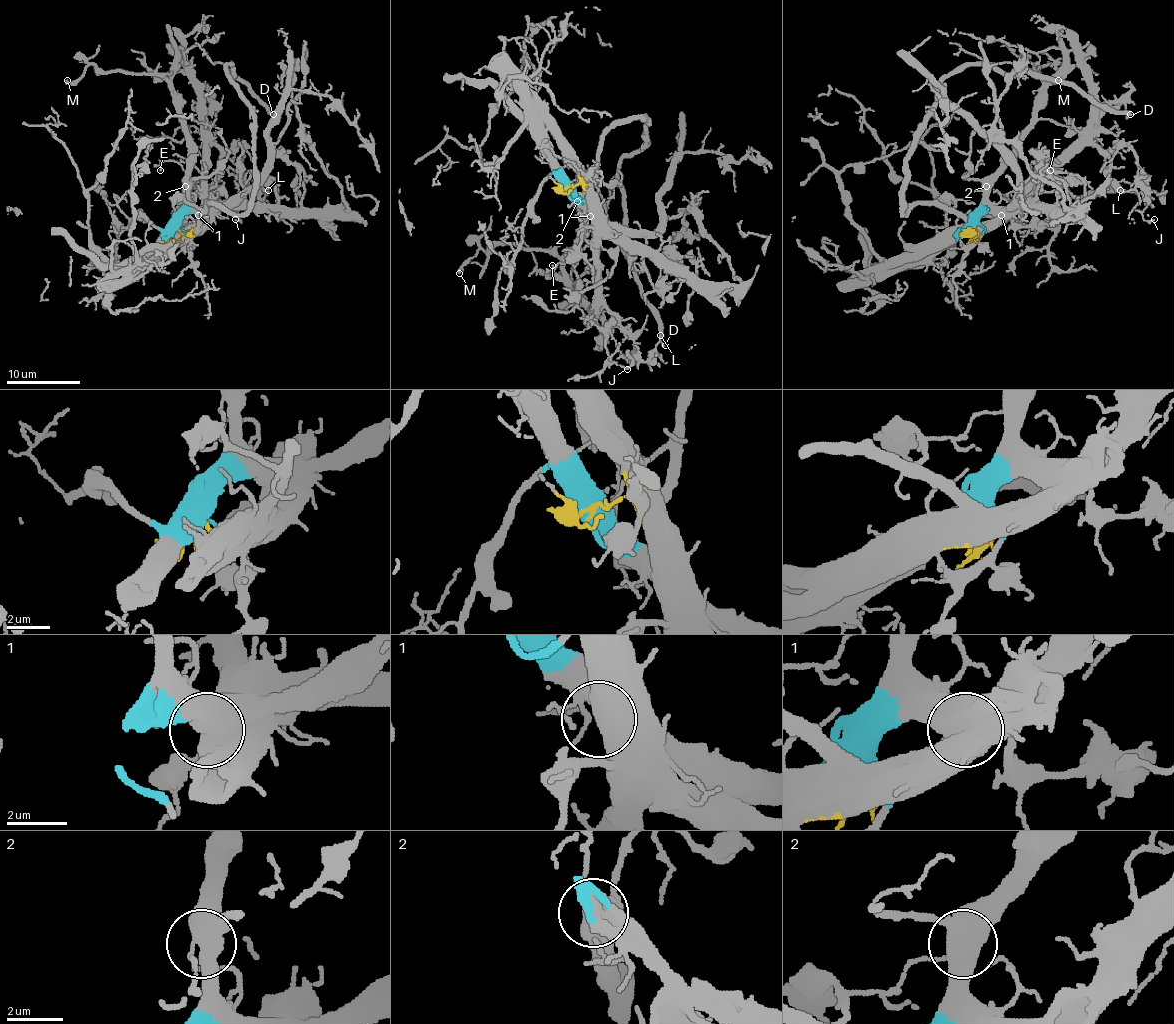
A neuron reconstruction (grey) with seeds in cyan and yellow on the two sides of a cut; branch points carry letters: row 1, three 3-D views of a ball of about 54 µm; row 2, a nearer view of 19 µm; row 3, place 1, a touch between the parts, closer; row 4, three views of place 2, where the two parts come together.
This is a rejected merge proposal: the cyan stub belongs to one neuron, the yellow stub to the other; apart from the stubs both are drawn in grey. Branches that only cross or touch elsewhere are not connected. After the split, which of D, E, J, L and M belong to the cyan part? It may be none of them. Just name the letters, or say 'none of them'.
M

